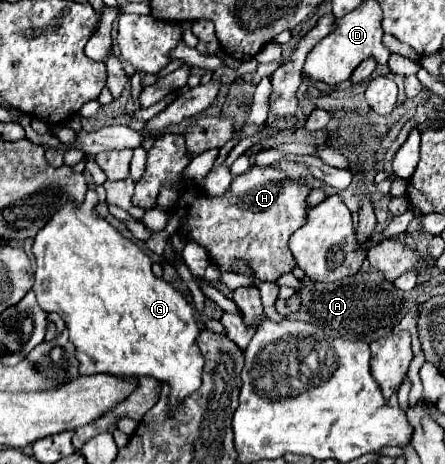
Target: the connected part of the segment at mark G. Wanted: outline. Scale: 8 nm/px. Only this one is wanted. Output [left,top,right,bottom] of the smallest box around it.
[33,190,205,406]

